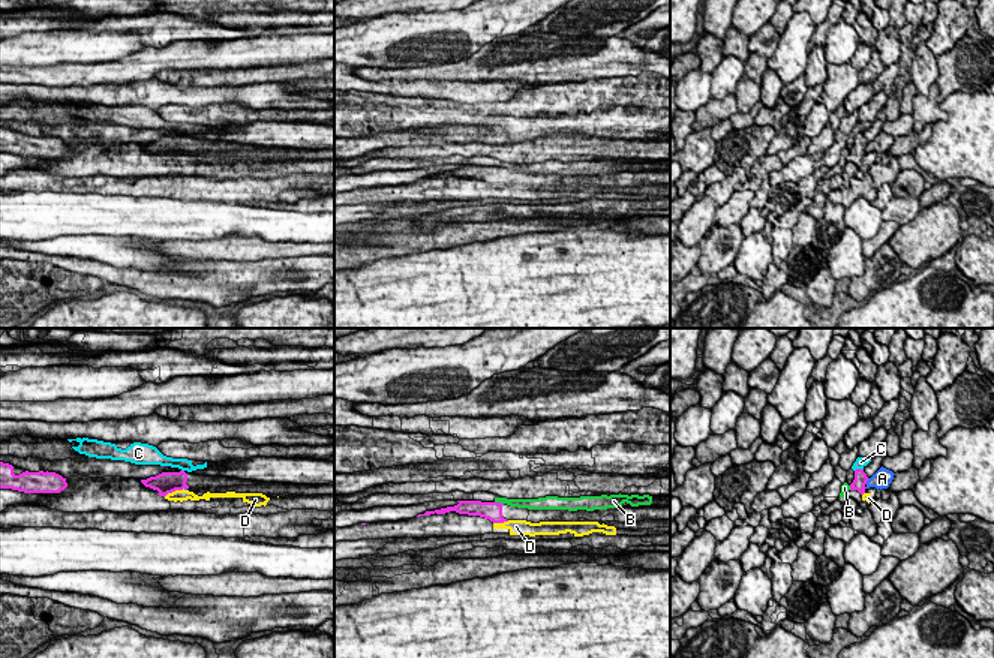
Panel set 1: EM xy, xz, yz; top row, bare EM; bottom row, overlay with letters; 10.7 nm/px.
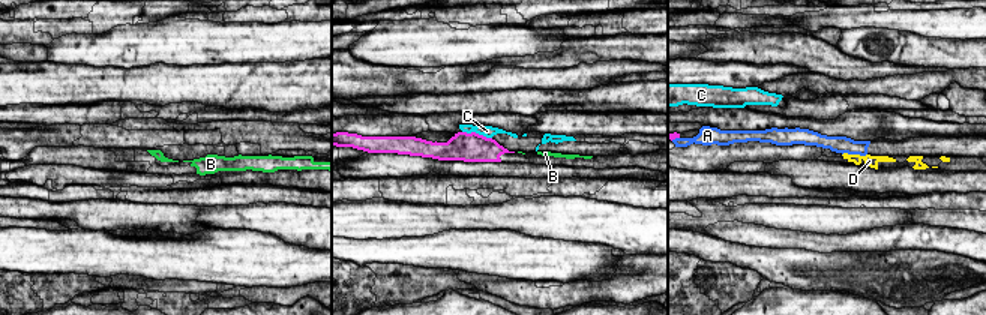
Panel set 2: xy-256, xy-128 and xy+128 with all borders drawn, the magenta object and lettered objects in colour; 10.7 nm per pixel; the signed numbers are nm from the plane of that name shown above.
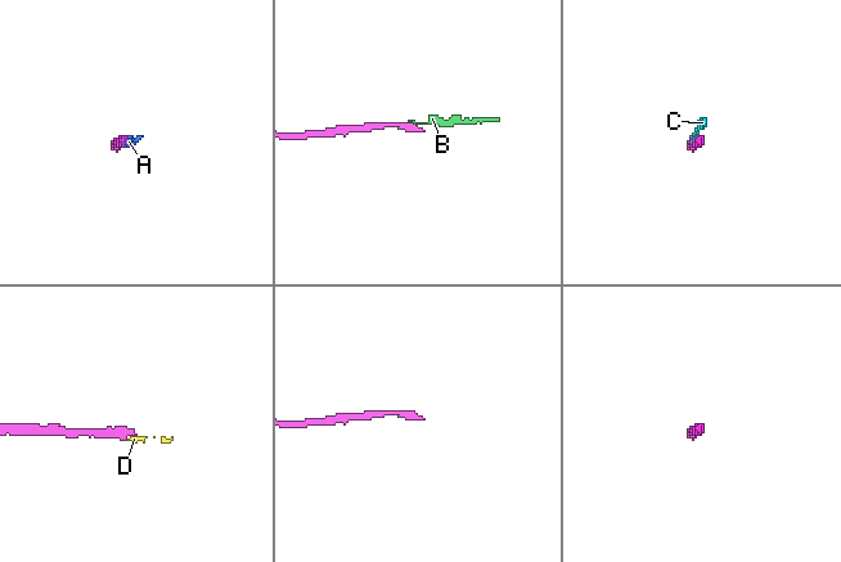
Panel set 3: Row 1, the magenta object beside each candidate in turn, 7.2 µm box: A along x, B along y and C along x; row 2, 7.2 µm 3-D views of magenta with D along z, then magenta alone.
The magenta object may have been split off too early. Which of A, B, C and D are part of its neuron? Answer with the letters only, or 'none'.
none

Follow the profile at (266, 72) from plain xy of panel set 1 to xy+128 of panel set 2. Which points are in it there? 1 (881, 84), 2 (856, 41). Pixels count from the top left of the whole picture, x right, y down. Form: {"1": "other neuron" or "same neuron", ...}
{"1": "other neuron", "2": "other neuron"}

